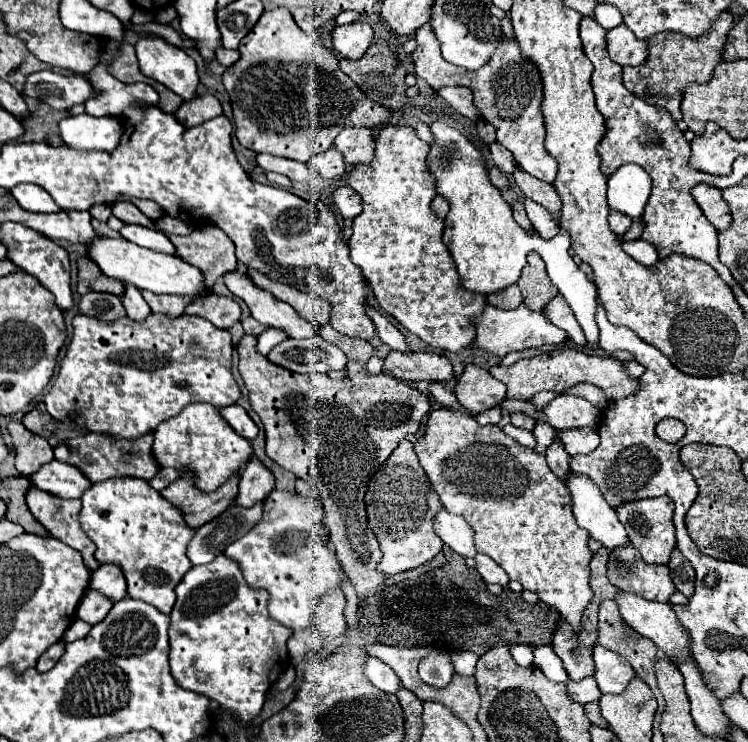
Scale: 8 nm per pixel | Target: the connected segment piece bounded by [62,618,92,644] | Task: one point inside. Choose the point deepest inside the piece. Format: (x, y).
(77, 629)

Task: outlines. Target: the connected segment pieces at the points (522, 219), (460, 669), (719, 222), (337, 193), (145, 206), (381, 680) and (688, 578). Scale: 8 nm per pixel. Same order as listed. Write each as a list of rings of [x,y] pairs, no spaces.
[[[514,200],[512,202],[512,212],[514,212],[514,220],[524,228],[524,230],[528,230],[528,232],[532,232],[534,228],[532,228],[532,222],[528,220],[528,216],[526,216],[526,210],[524,210],[524,206],[518,202],[518,200]]]
[[[456,650],[456,652],[450,652],[450,660],[452,660],[452,666],[454,666],[454,674],[458,674],[462,678],[472,678],[474,676],[476,660],[478,660],[478,656],[474,652]]]
[[[696,184],[692,190],[692,198],[696,200],[696,204],[700,206],[700,210],[704,212],[704,216],[708,218],[708,222],[716,228],[716,230],[726,230],[730,228],[732,216],[728,210],[726,200],[722,198],[722,190],[708,186],[708,184]]]
[[[350,186],[334,188],[332,200],[344,218],[356,218],[362,212],[362,200],[354,190],[350,190]]]
[[[126,198],[126,202],[130,200],[143,214],[148,216],[151,220],[156,221],[159,219],[163,214],[163,210],[161,207],[152,200],[142,200],[136,198]]]
[[[368,656],[366,662],[364,662],[364,674],[366,678],[380,690],[388,692],[388,694],[396,694],[398,686],[400,686],[400,678],[398,674],[388,666],[388,664],[382,664],[378,658],[374,656]]]
[[[674,550],[674,554],[670,556],[670,562],[668,562],[668,568],[670,568],[670,574],[672,574],[672,580],[678,588],[678,592],[682,592],[684,596],[692,596],[694,592],[694,568],[688,564],[688,560],[680,554],[680,550]]]

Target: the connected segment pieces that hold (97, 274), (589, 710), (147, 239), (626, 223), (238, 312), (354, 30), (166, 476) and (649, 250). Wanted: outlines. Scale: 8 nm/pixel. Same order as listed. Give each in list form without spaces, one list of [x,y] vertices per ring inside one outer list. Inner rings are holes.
[[[78,258],[78,283],[86,284],[90,291],[108,292],[114,296],[122,296],[124,294],[124,284],[118,282],[116,278],[108,278],[104,276],[98,266],[94,266],[94,262],[90,262],[90,258]]]
[[[590,702],[590,704],[586,704],[584,710],[586,710],[586,716],[588,716],[588,720],[590,720],[592,724],[596,724],[596,726],[606,726],[604,718],[600,716],[600,706],[598,706],[598,702]]]
[[[124,226],[120,230],[120,234],[122,234],[122,238],[126,238],[126,240],[138,244],[138,246],[144,246],[144,248],[150,248],[150,250],[156,250],[156,252],[164,252],[164,254],[174,254],[174,246],[166,236],[152,232],[152,230],[146,230],[142,226]]]
[[[612,210],[608,216],[608,222],[610,222],[610,228],[614,234],[624,234],[630,228],[632,218],[626,218],[624,214],[618,214],[616,210]]]
[[[210,292],[204,298],[194,300],[184,312],[202,316],[202,318],[210,320],[216,328],[230,328],[242,316],[242,308],[234,298],[220,296],[216,292]]]
[[[356,20],[352,24],[336,26],[332,30],[332,44],[342,58],[358,60],[364,56],[364,52],[372,44],[372,36],[374,36],[372,26],[368,22]]]
[[[162,468],[154,478],[148,480],[148,484],[150,484],[154,490],[162,490],[162,488],[166,488],[170,482],[174,482],[174,480],[180,478],[180,476],[182,476],[182,474],[176,472],[174,468]]]
[[[634,240],[634,242],[624,242],[622,244],[622,250],[632,256],[636,262],[644,264],[644,266],[654,266],[660,258],[658,258],[658,252],[654,246],[646,244],[646,240]]]

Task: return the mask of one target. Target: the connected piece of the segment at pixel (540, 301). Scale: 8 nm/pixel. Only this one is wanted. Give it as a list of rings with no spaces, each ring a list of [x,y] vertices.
[[[536,252],[528,254],[528,264],[522,270],[518,286],[524,294],[524,304],[530,310],[542,310],[558,294],[558,288],[550,282],[546,274],[546,266],[540,254]]]

